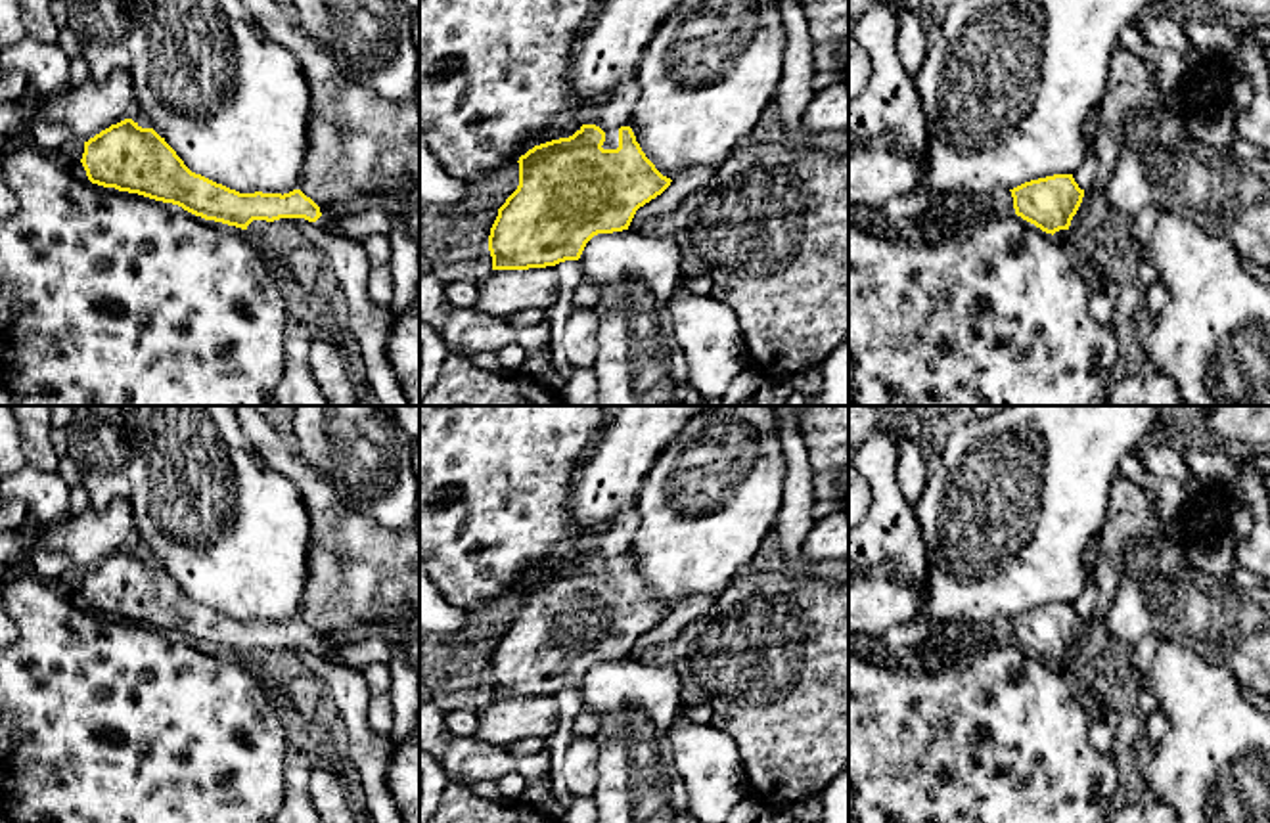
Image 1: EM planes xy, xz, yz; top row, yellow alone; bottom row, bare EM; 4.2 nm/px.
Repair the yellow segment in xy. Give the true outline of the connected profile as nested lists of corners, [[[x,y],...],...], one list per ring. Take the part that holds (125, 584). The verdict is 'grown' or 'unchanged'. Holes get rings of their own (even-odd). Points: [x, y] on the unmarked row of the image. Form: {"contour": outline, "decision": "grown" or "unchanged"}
{"contour": [[[132,547],[111,553],[109,557],[84,570],[80,591],[92,612],[138,622],[163,632],[172,632],[205,649],[222,651],[241,658],[247,658],[253,649],[274,651],[280,647],[305,647],[308,651],[314,651],[324,660],[356,670],[362,670],[375,662],[389,664],[393,658],[391,645],[381,634],[368,635],[360,641],[345,641],[333,645],[329,641],[322,643],[320,635],[301,618],[293,618],[283,624],[262,620],[239,622],[236,618],[230,618],[201,603],[192,601],[176,584],[176,580],[165,570],[165,567],[161,567],[153,557],[142,557]]], "decision": "grown"}

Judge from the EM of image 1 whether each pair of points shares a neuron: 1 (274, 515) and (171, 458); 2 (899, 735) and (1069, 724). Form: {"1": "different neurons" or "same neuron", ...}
{"1": "same neuron", "2": "same neuron"}

